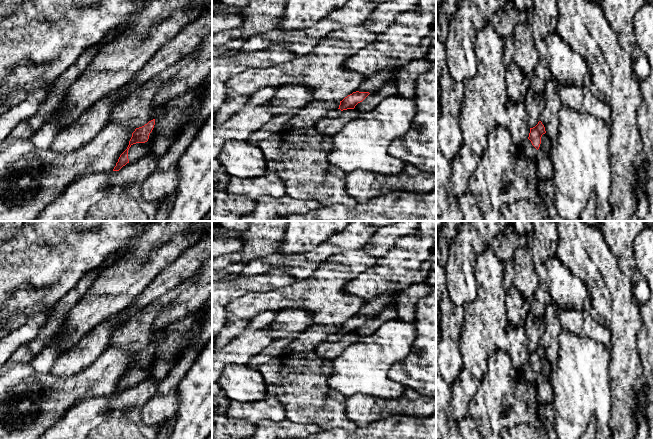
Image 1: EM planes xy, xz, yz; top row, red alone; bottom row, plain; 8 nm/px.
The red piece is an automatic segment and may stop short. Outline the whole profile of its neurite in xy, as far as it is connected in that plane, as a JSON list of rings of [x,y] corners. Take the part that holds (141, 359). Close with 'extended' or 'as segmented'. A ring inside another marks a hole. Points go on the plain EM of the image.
[[[155,343],[149,345],[144,350],[135,353],[132,357],[127,373],[120,379],[113,395],[119,395],[127,387],[134,386],[149,378],[150,368],[147,365],[154,349]]]; extended

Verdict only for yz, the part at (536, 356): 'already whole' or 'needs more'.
needs more

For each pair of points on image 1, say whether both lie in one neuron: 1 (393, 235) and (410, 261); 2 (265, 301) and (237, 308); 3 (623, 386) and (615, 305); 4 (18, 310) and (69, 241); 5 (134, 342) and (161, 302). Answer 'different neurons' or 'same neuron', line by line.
1: different neurons
2: same neuron
3: same neuron
4: same neuron
5: same neuron

